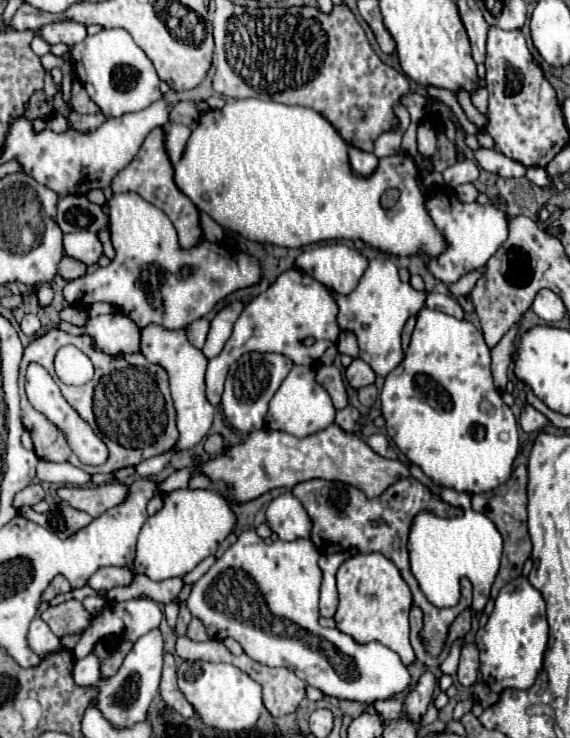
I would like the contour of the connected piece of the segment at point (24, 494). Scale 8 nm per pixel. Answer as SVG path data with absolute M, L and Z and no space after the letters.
M31 484L31 486L23 488L19 494L15 494L13 506L19 510L23 504L33 506L33 504L37 504L39 500L43 500L43 488L41 488L39 484Z

